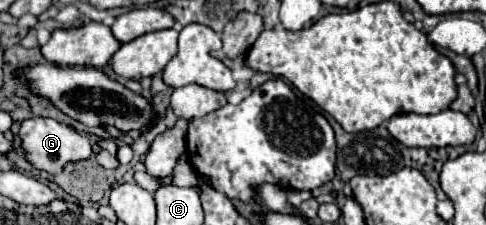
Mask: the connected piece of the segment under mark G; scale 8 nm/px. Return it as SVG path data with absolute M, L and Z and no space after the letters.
M34 116L22 122L20 132L18 132L22 150L26 154L26 160L44 172L50 174L60 174L64 170L64 166L72 160L86 160L92 156L92 144L88 138L80 136L78 132L74 132L72 127L66 126L54 120L54 118L42 118L42 116Z

